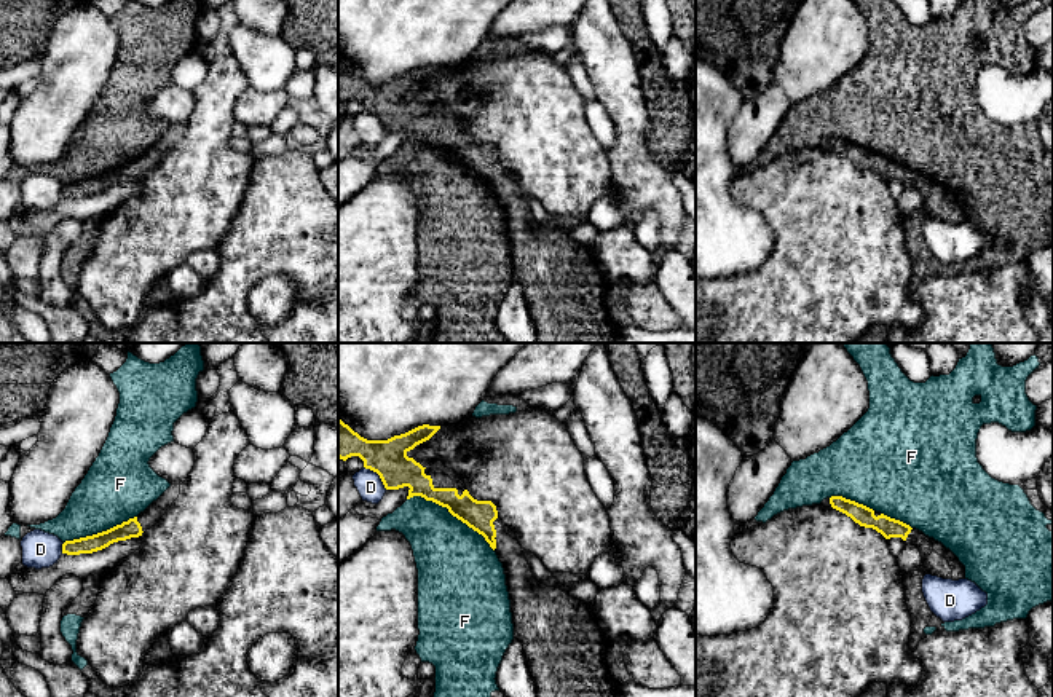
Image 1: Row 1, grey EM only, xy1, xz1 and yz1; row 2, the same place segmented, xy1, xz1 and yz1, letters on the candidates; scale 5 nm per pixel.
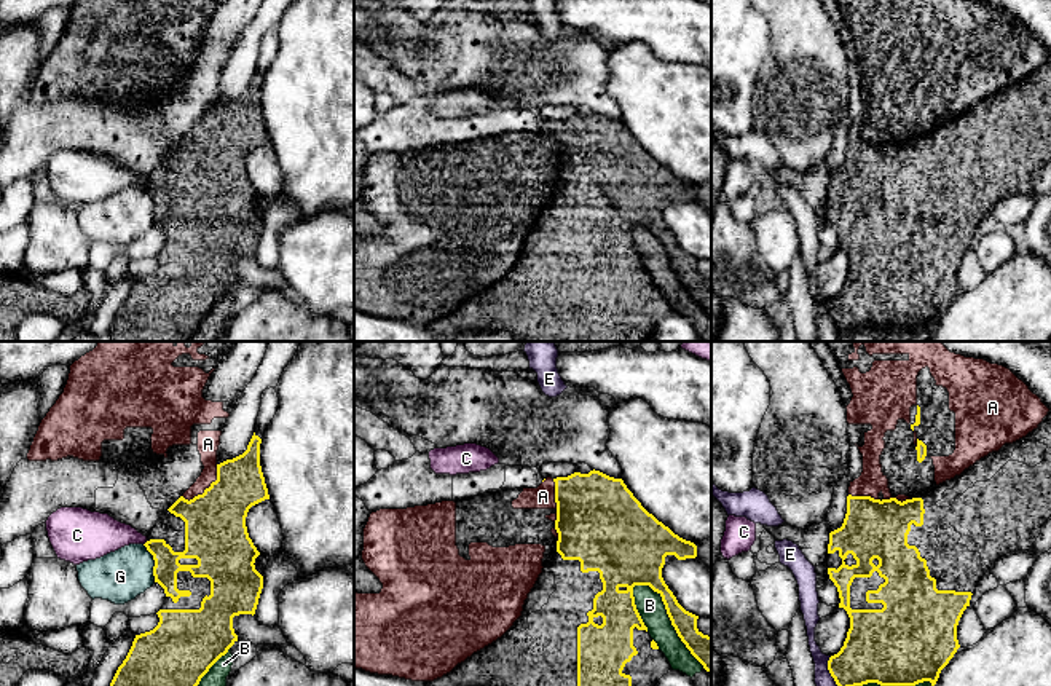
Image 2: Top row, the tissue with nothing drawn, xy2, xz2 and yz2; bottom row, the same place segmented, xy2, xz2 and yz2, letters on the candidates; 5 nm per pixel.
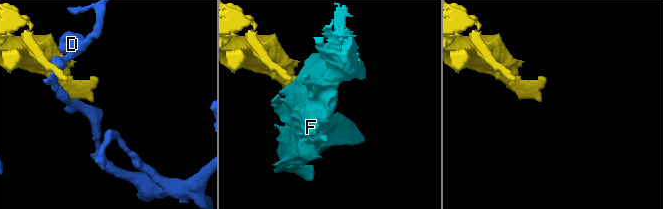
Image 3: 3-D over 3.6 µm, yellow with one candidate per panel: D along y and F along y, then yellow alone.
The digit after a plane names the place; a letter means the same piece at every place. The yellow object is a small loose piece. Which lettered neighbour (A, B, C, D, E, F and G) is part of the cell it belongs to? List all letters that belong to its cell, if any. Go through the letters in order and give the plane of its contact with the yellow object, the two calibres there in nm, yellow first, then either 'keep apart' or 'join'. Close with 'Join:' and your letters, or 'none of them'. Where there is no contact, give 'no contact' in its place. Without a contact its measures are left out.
A: contact in xy2; calibres 320 and 110 nm; keep apart
B: contact in xz2; calibres 180 and 140 nm; keep apart
C: contact in xy2; calibres 130 and 220 nm; keep apart
D: contact in xz1; calibres 190 and 130 nm; keep apart
E: contact in yz2; calibres 320 and 80 nm; keep apart
F: contact in xz1; calibres 150 and 380 nm; keep apart
G: contact in xy2; calibres 160 and 260 nm; keep apart
Join: none of them

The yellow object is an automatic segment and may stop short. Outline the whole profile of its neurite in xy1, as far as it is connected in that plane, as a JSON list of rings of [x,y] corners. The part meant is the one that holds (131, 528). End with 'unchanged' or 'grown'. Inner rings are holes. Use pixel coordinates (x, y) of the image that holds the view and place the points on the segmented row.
[[[171,485],[156,501],[153,501],[137,517],[129,518],[128,522],[123,522],[121,525],[116,525],[107,531],[73,541],[65,541],[62,544],[62,553],[67,555],[93,553],[108,547],[113,542],[142,536],[147,530],[150,530],[161,520],[161,517],[179,498],[179,494],[180,494],[180,485]]] | grown

